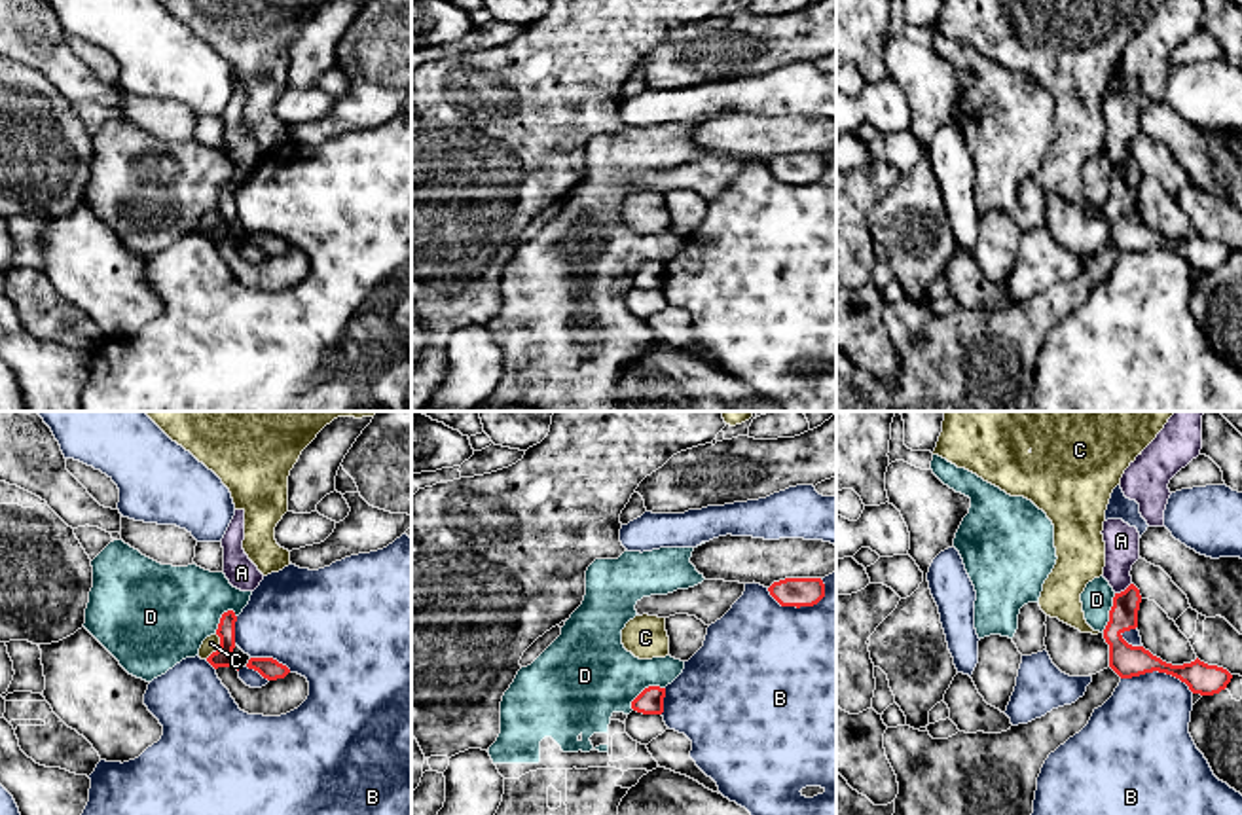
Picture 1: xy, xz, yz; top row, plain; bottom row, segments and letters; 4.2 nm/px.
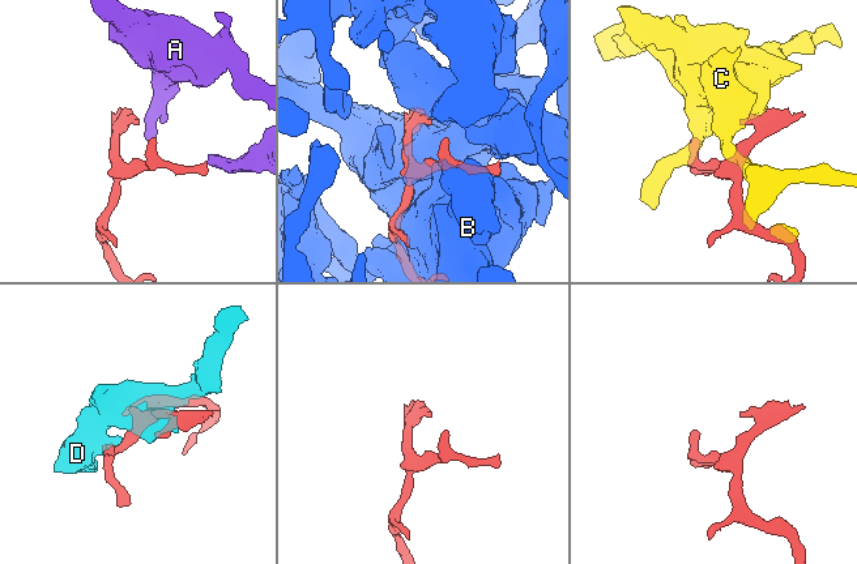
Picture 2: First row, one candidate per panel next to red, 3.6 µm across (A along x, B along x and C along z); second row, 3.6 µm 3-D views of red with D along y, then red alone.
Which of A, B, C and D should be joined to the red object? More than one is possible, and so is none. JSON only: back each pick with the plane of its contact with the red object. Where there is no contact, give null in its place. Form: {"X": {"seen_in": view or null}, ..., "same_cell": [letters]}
{"same_cell": []}

